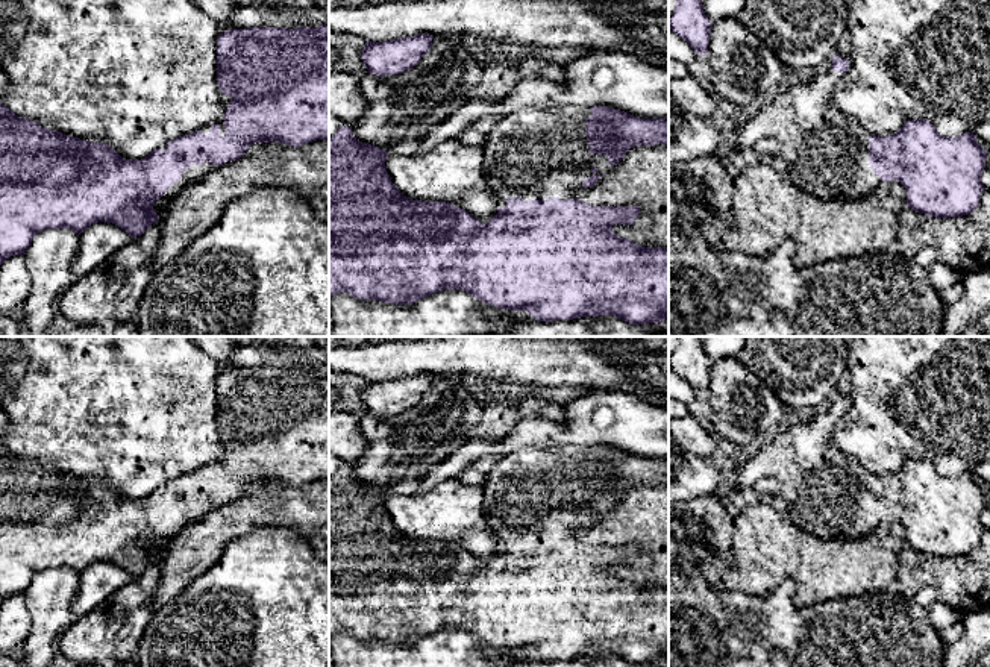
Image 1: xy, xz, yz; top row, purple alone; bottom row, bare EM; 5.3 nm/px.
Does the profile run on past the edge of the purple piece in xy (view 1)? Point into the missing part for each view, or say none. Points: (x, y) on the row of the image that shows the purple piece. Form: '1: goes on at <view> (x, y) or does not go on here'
1: goes on at xy (194, 172)

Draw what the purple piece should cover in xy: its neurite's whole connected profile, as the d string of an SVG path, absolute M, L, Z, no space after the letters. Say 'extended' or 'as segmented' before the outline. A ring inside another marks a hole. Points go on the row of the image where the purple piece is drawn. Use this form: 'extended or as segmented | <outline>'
extended | M326 24L293 29L259 26L249 29L229 29L224 33L220 33L217 39L217 83L220 91L232 99L224 118L217 123L206 124L188 135L182 135L141 159L124 159L108 144L83 141L58 130L45 129L36 121L15 115L0 102L0 265L11 256L26 255L33 236L47 229L71 229L80 235L91 224L105 221L121 227L132 238L136 238L159 220L159 215L167 209L170 200L183 186L200 179L215 167L241 158L253 142L274 141L299 147L317 139L329 139L329 27Z

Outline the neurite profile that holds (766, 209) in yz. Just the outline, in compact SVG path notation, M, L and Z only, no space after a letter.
M764 162L747 167L732 179L732 183L734 193L722 235L722 250L767 256L790 238L796 246L797 267L857 258L894 247L898 217L907 206L907 191L896 180L882 182L863 199L822 200L797 188L790 179L781 177L773 167Z

